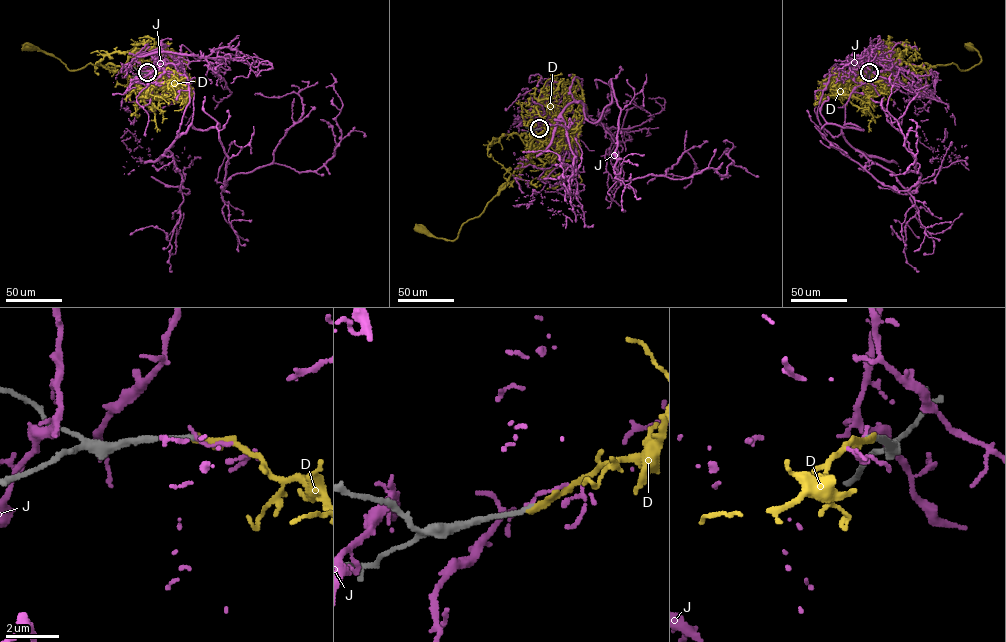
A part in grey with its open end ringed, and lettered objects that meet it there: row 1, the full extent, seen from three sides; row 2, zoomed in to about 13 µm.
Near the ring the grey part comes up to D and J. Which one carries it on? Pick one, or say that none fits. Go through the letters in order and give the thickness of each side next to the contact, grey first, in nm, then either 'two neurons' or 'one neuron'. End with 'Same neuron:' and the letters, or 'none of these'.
D: calibres 200 and 220 nm; two neurons
J: calibres 200 and 130 nm; two neurons
Same neuron: none of these

